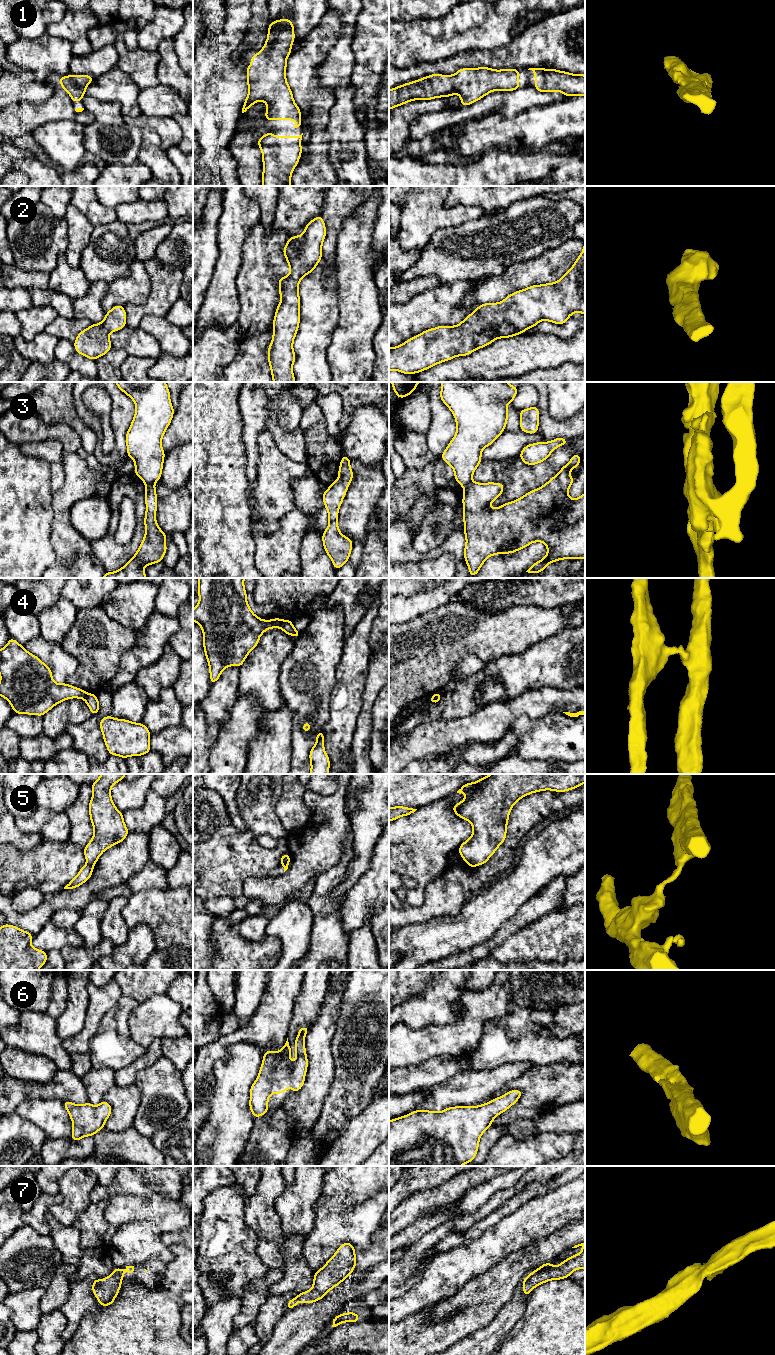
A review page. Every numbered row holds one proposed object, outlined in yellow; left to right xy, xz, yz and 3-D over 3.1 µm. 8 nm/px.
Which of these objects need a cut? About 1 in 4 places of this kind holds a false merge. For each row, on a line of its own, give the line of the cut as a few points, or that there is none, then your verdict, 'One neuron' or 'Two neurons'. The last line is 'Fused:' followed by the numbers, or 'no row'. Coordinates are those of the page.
1: No split. One neuron
2: No split. One neuron
3: Split along xy (145, 484), (153, 485). Two neurons
4: Split along xz (282, 620), (280, 627). Two neurons
5: Split along xy (87, 863), (93, 866). Two neurons
6: No split. One neuron
7: No split. One neuron
Fused: 3, 4, 5

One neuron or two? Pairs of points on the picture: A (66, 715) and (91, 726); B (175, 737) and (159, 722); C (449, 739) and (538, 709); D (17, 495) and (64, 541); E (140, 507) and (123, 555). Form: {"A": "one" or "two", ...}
{"A": "two", "B": "two", "C": "one", "D": "two", "E": "one"}

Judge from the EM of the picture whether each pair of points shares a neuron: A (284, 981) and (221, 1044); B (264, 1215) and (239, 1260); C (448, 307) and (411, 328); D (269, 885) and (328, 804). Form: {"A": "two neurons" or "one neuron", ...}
{"A": "one neuron", "B": "two neurons", "C": "one neuron", "D": "one neuron"}

